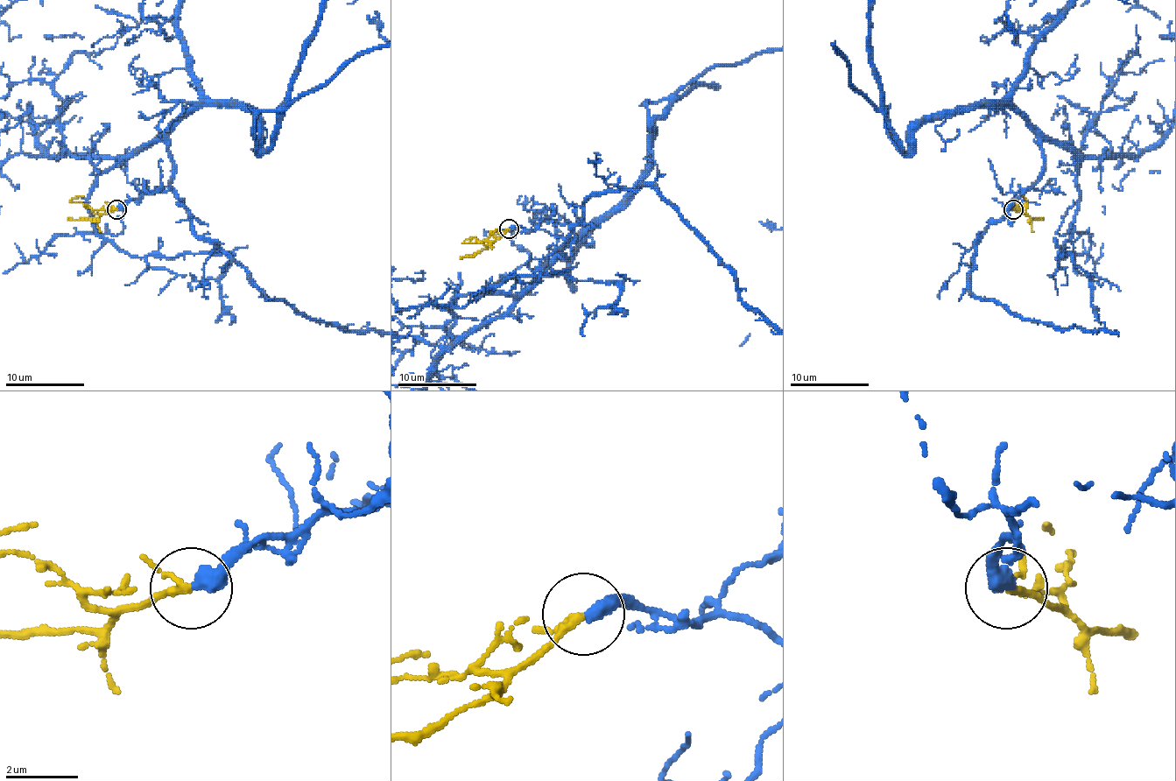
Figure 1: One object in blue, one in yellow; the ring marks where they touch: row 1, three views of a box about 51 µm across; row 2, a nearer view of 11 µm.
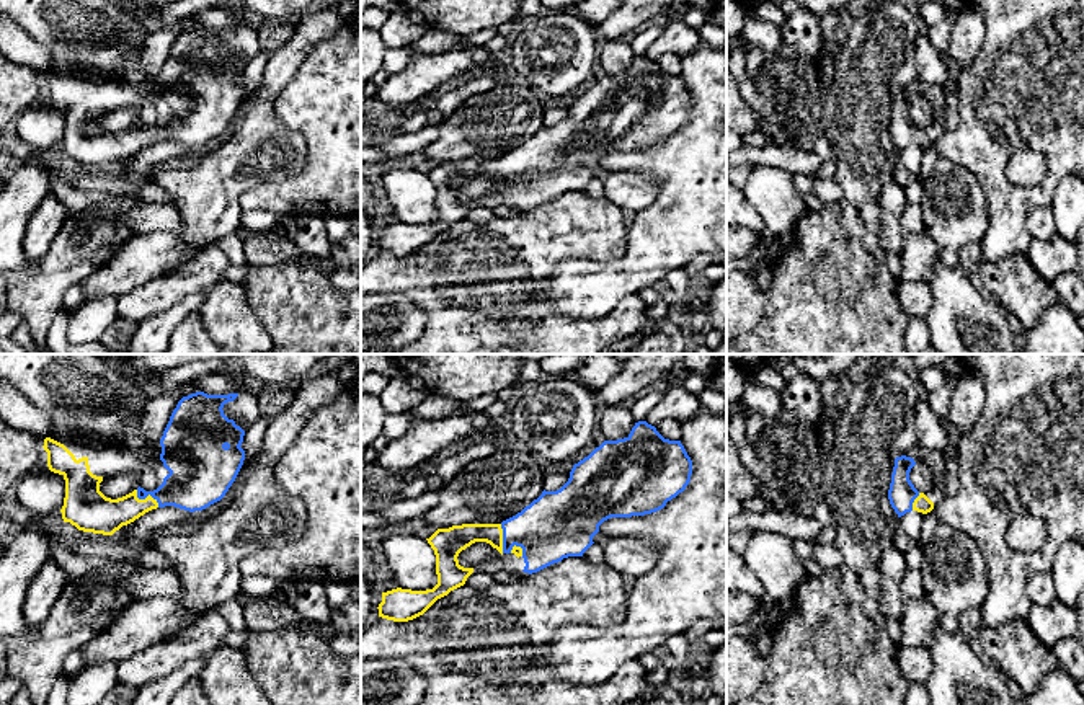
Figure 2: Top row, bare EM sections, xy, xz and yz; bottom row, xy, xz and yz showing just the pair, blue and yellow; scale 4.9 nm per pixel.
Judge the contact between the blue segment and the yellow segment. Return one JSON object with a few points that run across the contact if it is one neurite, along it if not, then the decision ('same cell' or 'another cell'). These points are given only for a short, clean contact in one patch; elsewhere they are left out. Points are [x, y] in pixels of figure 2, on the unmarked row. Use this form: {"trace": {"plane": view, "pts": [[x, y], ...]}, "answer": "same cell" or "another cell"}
{"trace": {"plane": "xy", "pts": [[193, 118], [165, 129], [146, 131], [123, 146], [98, 149]]}, "answer": "same cell"}

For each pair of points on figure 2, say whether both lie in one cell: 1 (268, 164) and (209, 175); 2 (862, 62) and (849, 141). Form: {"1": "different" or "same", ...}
{"1": "same", "2": "same"}

